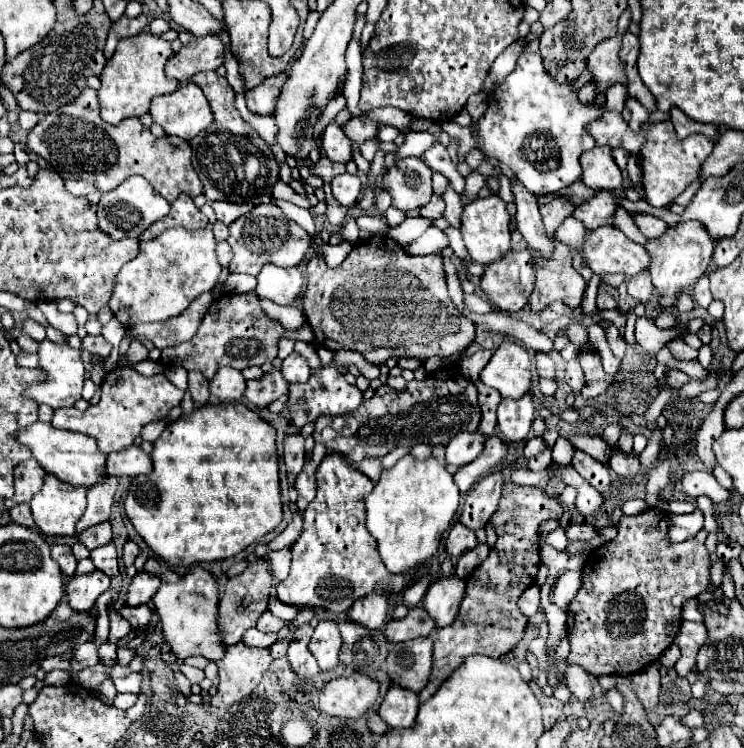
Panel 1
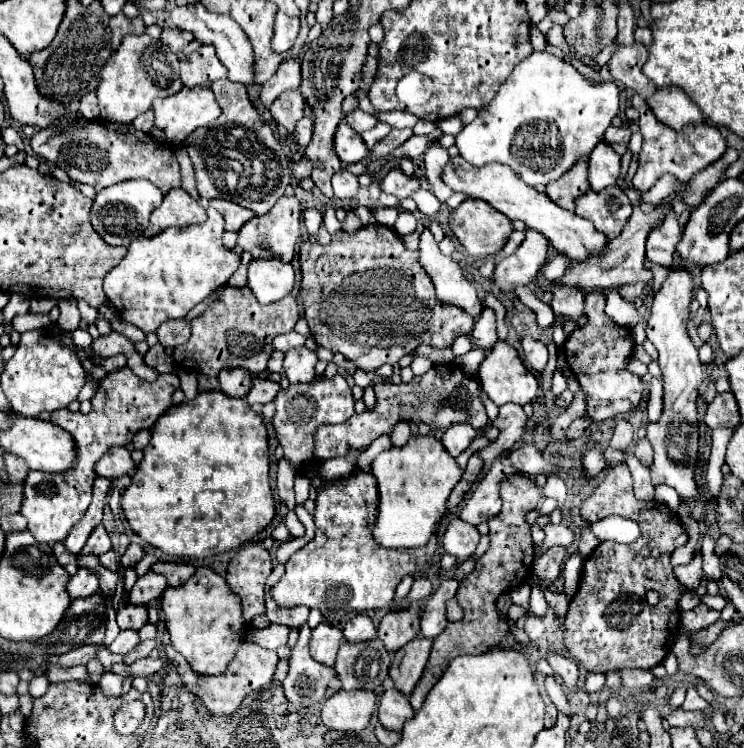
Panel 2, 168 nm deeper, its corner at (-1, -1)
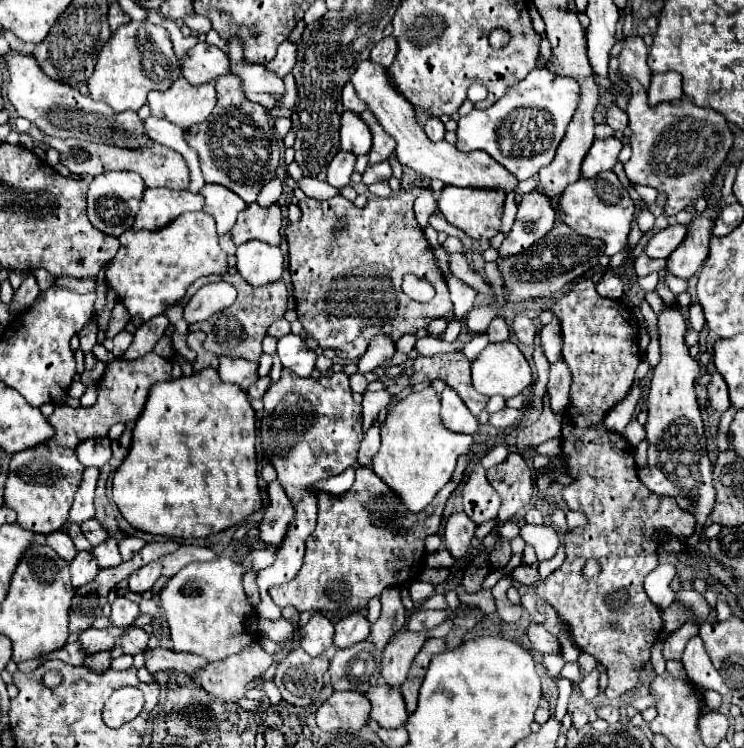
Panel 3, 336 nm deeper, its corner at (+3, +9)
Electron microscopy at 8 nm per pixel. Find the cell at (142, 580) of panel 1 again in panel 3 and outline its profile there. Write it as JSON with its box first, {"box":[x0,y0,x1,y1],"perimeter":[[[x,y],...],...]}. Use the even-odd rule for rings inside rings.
{"box":[128,562,162,592],"perimeter":[[[150,562],[146,566],[142,566],[140,570],[136,570],[130,578],[128,578],[128,588],[132,592],[146,592],[146,590],[152,590],[154,582],[160,578],[160,570],[162,570],[162,564],[160,562]]]}

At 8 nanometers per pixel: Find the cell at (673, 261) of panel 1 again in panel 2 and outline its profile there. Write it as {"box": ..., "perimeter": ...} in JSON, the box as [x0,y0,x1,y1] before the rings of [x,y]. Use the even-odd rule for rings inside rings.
{"box":[646,266,704,496],"perimeter":[[[668,266],[668,276],[660,290],[654,294],[650,318],[648,318],[648,340],[656,346],[660,358],[660,370],[664,376],[664,412],[658,424],[646,426],[646,438],[654,448],[654,464],[650,466],[652,484],[672,486],[680,496],[696,496],[698,488],[694,482],[694,464],[698,458],[698,416],[696,398],[698,388],[704,380],[704,366],[698,360],[698,350],[692,344],[686,322],[690,316],[690,302],[694,298],[692,272],[684,266]]]}

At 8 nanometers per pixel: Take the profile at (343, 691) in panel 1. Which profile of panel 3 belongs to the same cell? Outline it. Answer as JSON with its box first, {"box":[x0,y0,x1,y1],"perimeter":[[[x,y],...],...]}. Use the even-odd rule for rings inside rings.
{"box":[316,690,370,732],"perimeter":[[[346,690],[334,692],[318,710],[316,710],[316,724],[322,732],[332,730],[346,730],[358,732],[370,714],[370,702],[364,694]]]}

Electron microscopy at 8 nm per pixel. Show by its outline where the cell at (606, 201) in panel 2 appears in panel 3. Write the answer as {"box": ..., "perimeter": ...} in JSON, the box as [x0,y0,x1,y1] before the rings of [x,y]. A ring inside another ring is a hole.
{"box":[556,172,634,256],"perimeter":[[[602,172],[596,178],[580,178],[578,182],[566,186],[566,190],[560,194],[556,202],[560,216],[558,220],[568,224],[574,232],[590,238],[598,238],[606,242],[606,256],[612,256],[616,252],[622,252],[628,242],[630,234],[630,222],[634,218],[634,202],[628,194],[628,190],[620,184],[614,172]]]}

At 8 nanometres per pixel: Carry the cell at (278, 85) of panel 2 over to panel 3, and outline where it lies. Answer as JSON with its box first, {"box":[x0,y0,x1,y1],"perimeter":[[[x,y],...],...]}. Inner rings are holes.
{"box":[266,42,296,78],"perimeter":[[[282,42],[282,44],[278,46],[276,56],[266,64],[266,68],[272,70],[272,72],[276,72],[280,78],[284,78],[284,76],[292,70],[294,62],[296,62],[296,44],[292,44],[292,42]]]}

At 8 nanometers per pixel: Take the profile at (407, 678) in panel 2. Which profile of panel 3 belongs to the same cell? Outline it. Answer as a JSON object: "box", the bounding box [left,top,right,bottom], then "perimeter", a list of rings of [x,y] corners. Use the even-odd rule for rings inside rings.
{"box":[382,630,426,686],"perimeter":[[[400,630],[392,636],[388,646],[384,648],[382,654],[382,678],[390,686],[400,686],[406,680],[406,674],[410,670],[412,658],[420,652],[422,644],[426,642],[426,632],[410,632],[410,630]]]}

